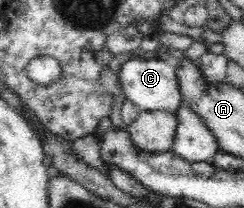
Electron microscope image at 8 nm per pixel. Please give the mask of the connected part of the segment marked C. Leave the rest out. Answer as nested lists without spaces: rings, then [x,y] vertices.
[[[141,55],[138,58],[126,60],[120,68],[119,77],[125,98],[132,101],[140,111],[162,110],[176,113],[181,107],[182,97],[175,68],[168,66],[162,58],[156,55]]]

